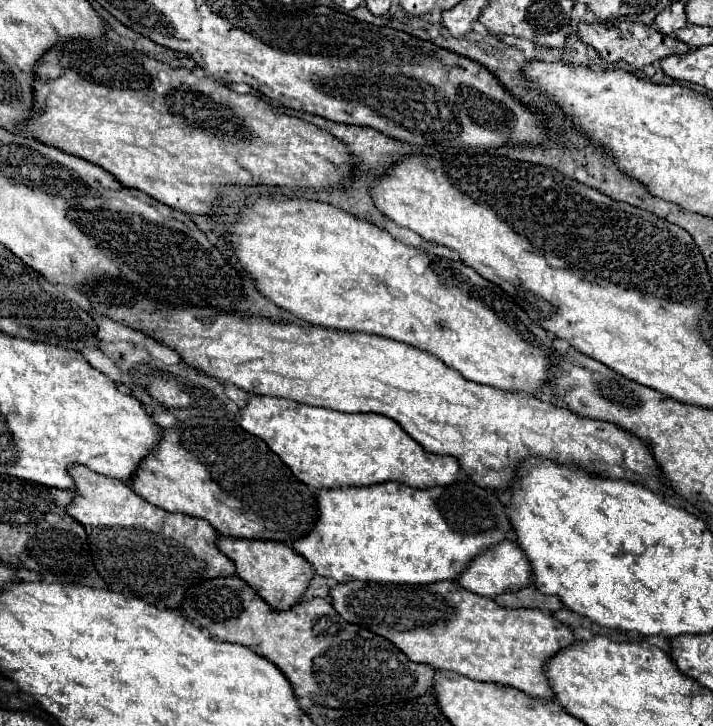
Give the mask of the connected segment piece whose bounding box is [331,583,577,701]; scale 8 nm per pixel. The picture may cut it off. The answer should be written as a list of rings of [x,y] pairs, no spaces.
[[[339,583],[331,589],[333,607],[355,625],[367,627],[385,639],[391,639],[411,661],[427,663],[435,669],[447,669],[475,681],[493,681],[511,685],[531,697],[553,701],[553,689],[545,675],[545,663],[559,651],[571,647],[577,639],[573,631],[541,609],[503,609],[493,599],[463,589],[459,583],[431,583],[431,587],[379,587],[379,583]]]

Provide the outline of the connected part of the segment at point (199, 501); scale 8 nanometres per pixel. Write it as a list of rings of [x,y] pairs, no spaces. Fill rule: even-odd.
[[[189,417],[179,421],[179,425],[173,429],[163,429],[163,433],[163,441],[141,463],[141,469],[135,473],[133,481],[133,491],[145,497],[149,503],[169,513],[207,519],[223,537],[265,539],[291,545],[315,527],[319,517],[315,491],[295,479],[281,457],[275,455],[263,439],[243,431],[235,419]]]

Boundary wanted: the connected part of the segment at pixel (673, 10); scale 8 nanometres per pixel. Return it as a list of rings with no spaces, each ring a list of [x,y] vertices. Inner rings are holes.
[[[677,1],[671,3],[663,13],[659,13],[655,17],[655,27],[665,33],[665,35],[673,35],[677,29],[687,27],[687,19],[685,19],[685,3]]]

